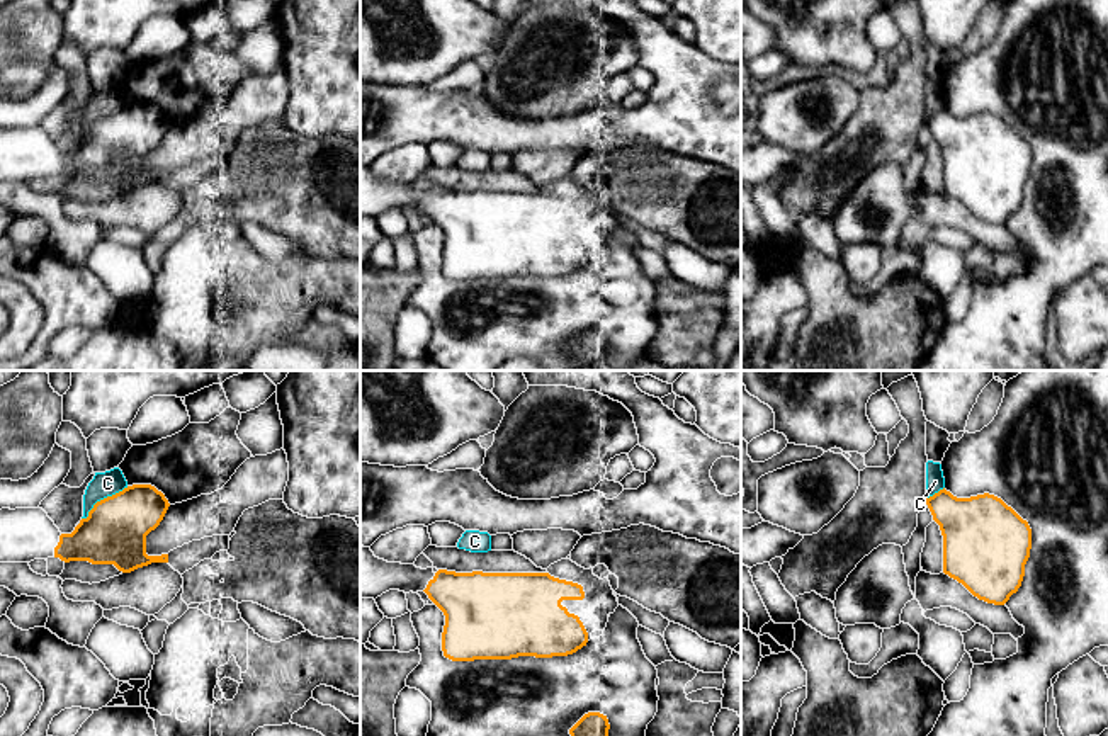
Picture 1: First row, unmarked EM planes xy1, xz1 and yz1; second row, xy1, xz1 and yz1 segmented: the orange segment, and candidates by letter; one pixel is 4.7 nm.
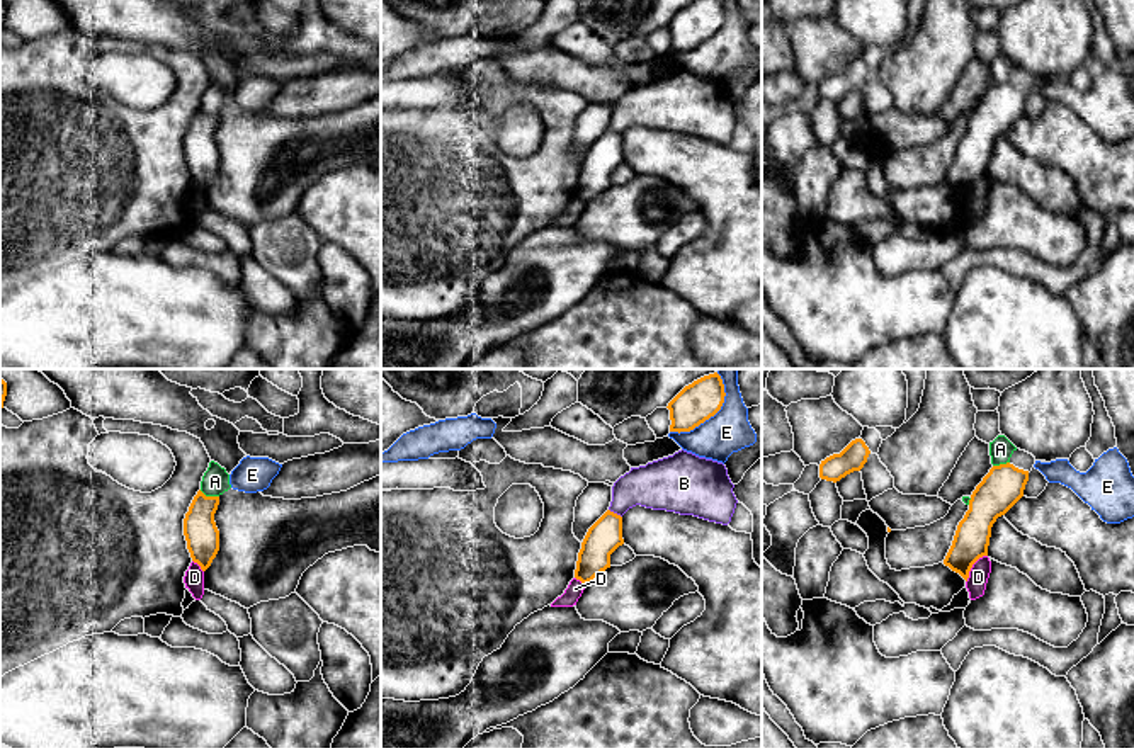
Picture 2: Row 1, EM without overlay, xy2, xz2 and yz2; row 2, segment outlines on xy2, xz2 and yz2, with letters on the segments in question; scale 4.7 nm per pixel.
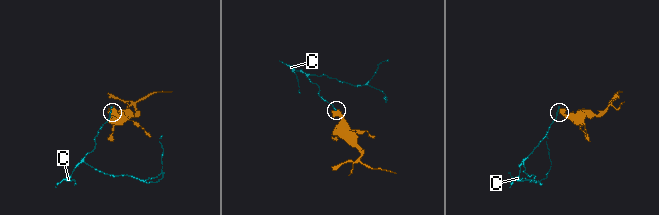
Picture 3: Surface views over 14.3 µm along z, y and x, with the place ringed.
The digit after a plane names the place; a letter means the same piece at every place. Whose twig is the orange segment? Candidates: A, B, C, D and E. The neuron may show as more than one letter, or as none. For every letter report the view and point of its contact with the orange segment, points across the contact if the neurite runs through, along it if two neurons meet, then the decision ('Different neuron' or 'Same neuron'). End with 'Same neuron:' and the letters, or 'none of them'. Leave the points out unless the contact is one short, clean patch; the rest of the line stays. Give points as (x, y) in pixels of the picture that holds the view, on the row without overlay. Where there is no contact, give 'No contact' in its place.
A: Touches orange at xy2 (209, 116). Different neuron
B: Touches orange at xz2 (616, 133). Different neuron
C: Touches orange at xy1 (104, 118). Boundary: xy1 (128, 106), (101, 118), (82, 138). Different neuron
D: Touches orange at yz2 (971, 186). Boundary: yz2 (986, 174), (973, 184), (966, 201). Different neuron
E: Touches orange at xz2 (708, 38). Different neuron
Same neuron: none of them

